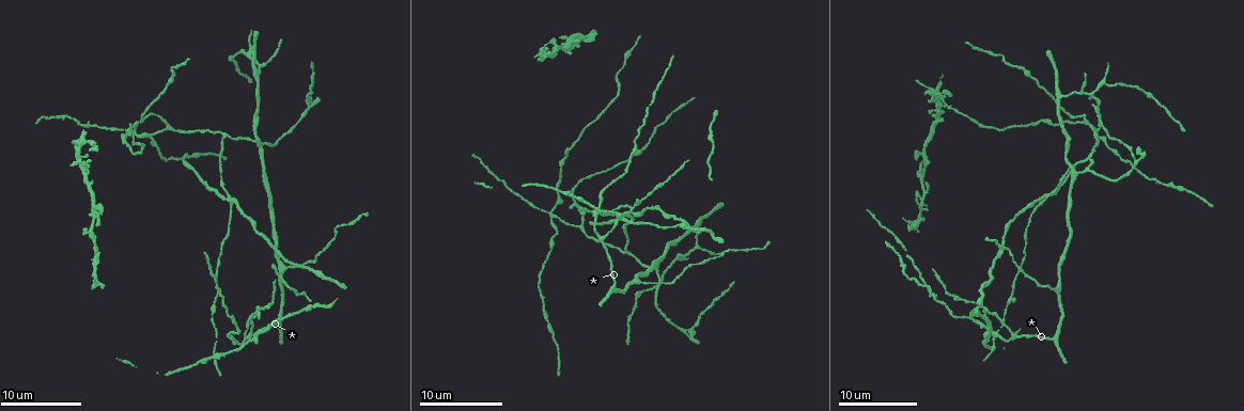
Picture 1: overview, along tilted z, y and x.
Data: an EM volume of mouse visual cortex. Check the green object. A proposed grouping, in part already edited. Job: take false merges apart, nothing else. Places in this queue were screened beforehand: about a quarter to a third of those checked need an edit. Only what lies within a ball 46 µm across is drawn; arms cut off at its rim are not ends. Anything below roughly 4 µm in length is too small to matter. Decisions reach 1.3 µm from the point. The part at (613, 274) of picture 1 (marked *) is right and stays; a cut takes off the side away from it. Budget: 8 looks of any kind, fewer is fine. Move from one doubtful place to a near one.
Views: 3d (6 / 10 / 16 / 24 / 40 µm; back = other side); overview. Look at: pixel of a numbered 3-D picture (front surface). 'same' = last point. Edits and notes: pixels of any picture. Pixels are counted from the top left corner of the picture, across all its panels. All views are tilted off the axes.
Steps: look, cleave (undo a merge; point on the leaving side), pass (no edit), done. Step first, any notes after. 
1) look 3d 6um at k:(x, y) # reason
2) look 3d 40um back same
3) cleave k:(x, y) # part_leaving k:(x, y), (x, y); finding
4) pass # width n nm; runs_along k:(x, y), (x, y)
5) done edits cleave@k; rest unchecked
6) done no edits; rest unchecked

look 3d 10um at 1:(984, 310) # thin arm on a thick one

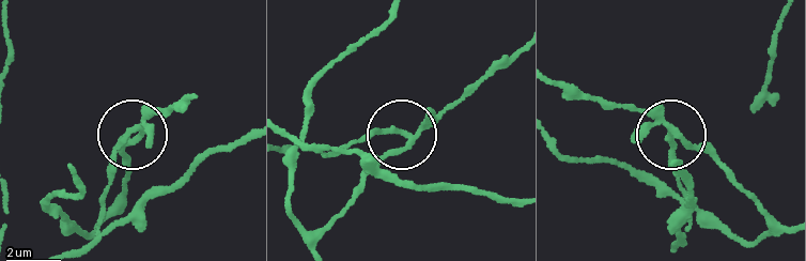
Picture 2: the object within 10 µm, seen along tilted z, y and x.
cleave 2:(377, 132) # width 180 nm; part_leaving 2:(405, 137), (375, 131), (339, 154), (415, 184), (511, 199); a second neuron is stuck on

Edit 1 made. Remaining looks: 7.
look overview # redraw

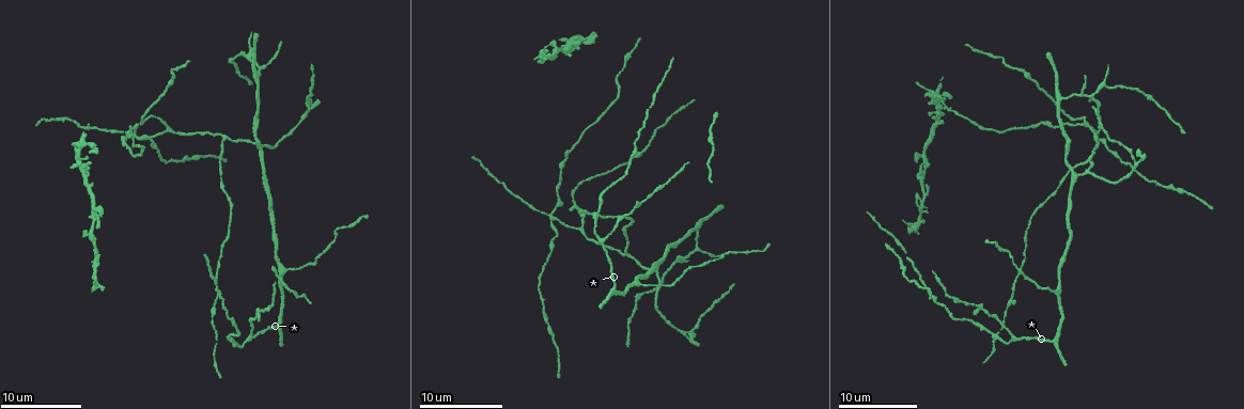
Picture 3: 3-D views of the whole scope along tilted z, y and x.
look 3d 10um at 3:(261, 153) # three arms meet

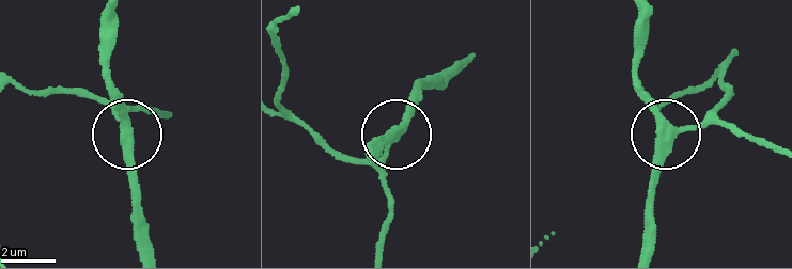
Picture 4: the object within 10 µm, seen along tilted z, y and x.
look 3d 6um at 4:(124, 129)

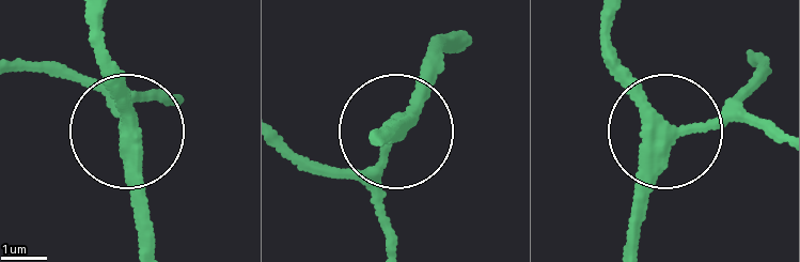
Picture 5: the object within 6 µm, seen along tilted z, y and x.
pass # arms 3; runs_along 5:(628, 247), (632, 188), (660, 119), (604, 39); one neuron here

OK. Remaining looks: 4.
look 3d 10um at 3:(284, 270) # small branch off a trunk

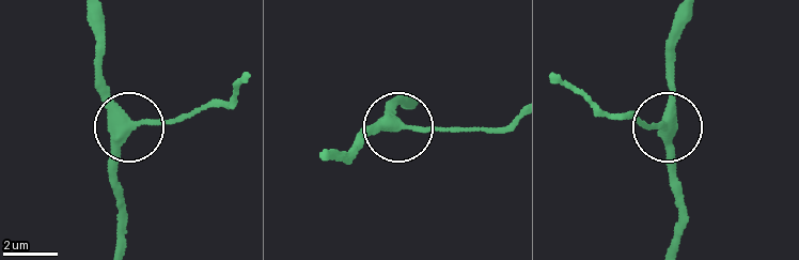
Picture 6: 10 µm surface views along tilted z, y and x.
pass # width 350 nm; continuous, no second neuron

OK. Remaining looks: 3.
look 3d 10um at 3:(223, 138) # arms part here

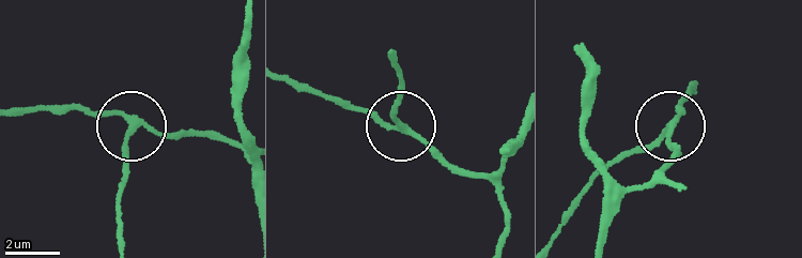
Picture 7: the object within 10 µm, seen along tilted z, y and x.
look 3d 6um at 7:(673, 125) # zoom in

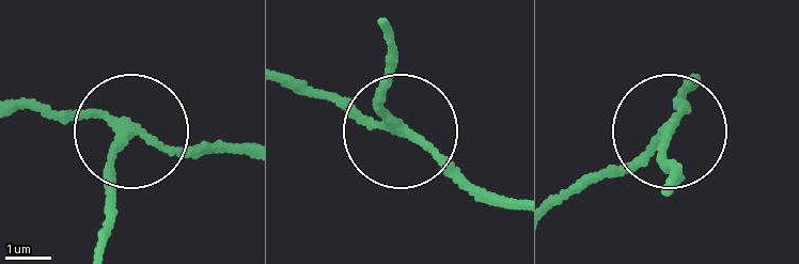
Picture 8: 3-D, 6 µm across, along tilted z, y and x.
pass # width 180 nm; runs_along 8:(240, 153), (125, 140), (112, 164), (110, 232); all the same neuron

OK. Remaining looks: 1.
done edits cleave@2; rest unchecked

